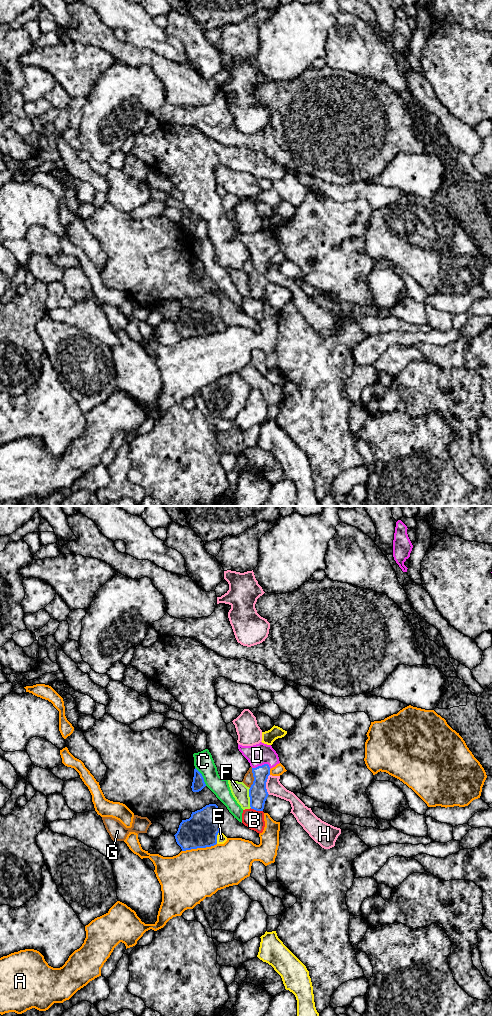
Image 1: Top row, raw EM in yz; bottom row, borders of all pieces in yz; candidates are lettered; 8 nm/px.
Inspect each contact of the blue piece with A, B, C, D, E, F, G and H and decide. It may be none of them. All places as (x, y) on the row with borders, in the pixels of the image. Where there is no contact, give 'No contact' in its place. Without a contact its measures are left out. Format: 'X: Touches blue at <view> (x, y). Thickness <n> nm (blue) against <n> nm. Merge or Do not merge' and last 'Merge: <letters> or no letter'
A: Touches blue at yz (199, 847). Thickness 280 nm (blue) against 420 nm. Do not merge
B: Touches blue at yz (256, 810). Thickness 150 nm (blue) against 160 nm. Do not merge
C: Touches blue at yz (202, 776). Thickness 100 nm (blue) against 160 nm. Do not merge
D: Touches blue at yz (262, 765). Thickness 150 nm (blue) against 180 nm. Merge
E: Touches blue at yz (216, 837). Thickness 280 nm (blue) against 80 nm. Do not merge
F: Touches blue at yz (250, 798). Thickness 150 nm (blue) against 140 nm. Do not merge
G: Touches blue at yz (254, 778). Thickness 150 nm (blue) against 80 nm. Do not merge
H: Touches blue at yz (265, 784). Thickness 150 nm (blue) against 120 nm. Do not merge
Merge: D

